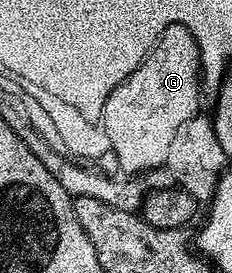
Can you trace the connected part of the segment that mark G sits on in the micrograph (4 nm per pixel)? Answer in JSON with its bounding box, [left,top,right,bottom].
[107,24,201,173]

